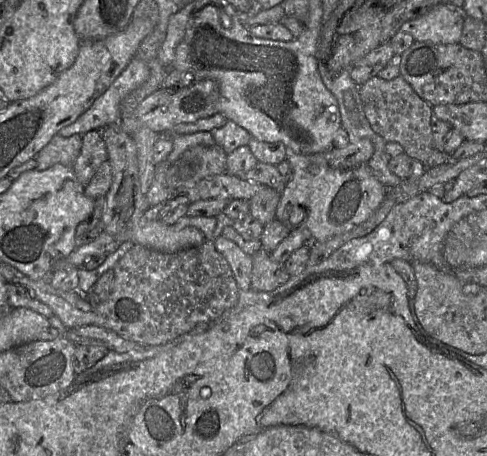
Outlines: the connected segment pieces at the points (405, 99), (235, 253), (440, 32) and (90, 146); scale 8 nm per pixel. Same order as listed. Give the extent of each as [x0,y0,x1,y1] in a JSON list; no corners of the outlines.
[[357,75,448,169],[214,235,252,291],[399,4,465,44],[72,130,108,187]]

